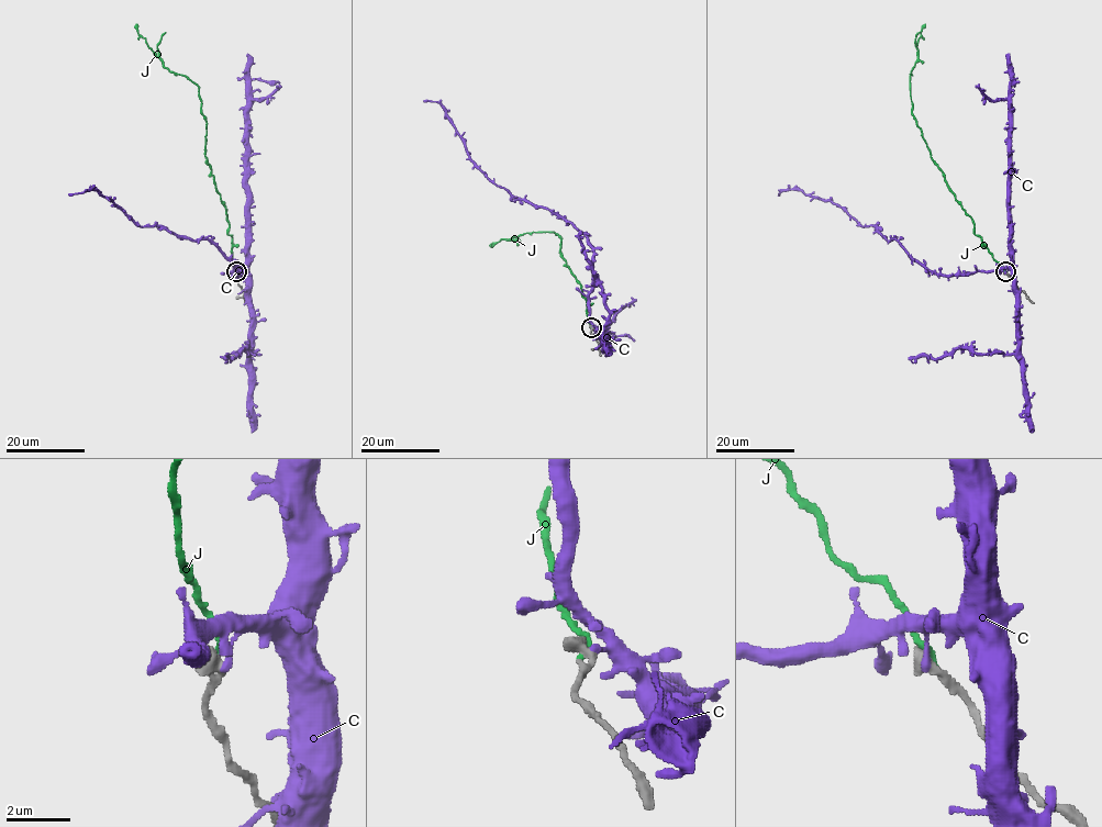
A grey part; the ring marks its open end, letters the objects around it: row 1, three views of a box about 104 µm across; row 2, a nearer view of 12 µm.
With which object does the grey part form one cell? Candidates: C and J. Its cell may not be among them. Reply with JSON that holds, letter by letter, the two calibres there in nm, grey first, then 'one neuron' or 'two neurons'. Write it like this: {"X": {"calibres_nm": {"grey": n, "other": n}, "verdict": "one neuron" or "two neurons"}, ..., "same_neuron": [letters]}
{"C": {"calibres_nm": {"grey": 550, "other": 200}, "verdict": "two neurons"}, "J": {"calibres_nm": {"grey": 550, "other": 190}, "verdict": "one neuron"}, "same_neuron": ["J"]}

